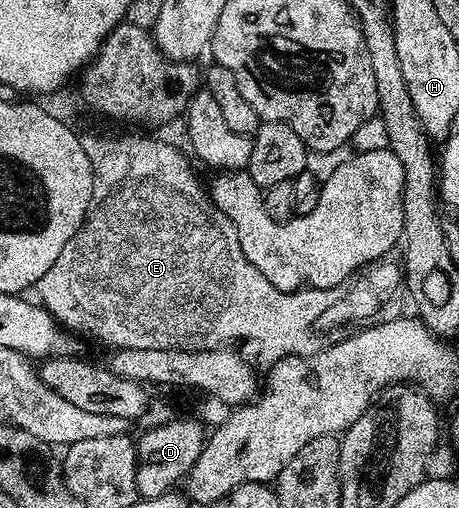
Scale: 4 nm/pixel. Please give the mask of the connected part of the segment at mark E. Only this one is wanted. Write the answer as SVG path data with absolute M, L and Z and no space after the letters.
M84 135L80 137L80 142L86 151L86 155L90 159L92 170L94 171L94 191L92 192L90 203L88 204L88 213L84 216L84 222L80 224L80 230L66 243L66 247L62 247L62 255L58 255L58 259L54 259L54 265L50 267L50 271L46 271L46 275L42 275L42 279L37 281L34 286L35 292L40 292L40 297L38 297L39 304L43 305L44 308L60 322L61 326L67 327L72 331L81 329L84 333L93 333L98 340L105 341L106 344L112 345L111 347L115 347L116 349L218 349L232 343L228 341L261 341L261 343L273 353L273 358L276 359L291 357L299 354L301 350L303 350L300 348L308 341L308 328L315 323L316 317L317 321L323 318L324 313L336 302L338 296L336 289L307 288L294 293L283 293L280 289L275 289L274 286L248 262L246 255L242 255L242 247L238 243L238 231L234 231L234 223L230 223L230 219L226 219L226 215L222 215L222 211L212 201L209 190L205 188L205 186L204 189L200 186L200 181L196 178L195 171L188 166L189 158L187 156L184 158L174 146L167 145L164 141L155 141L152 137L87 137Z

